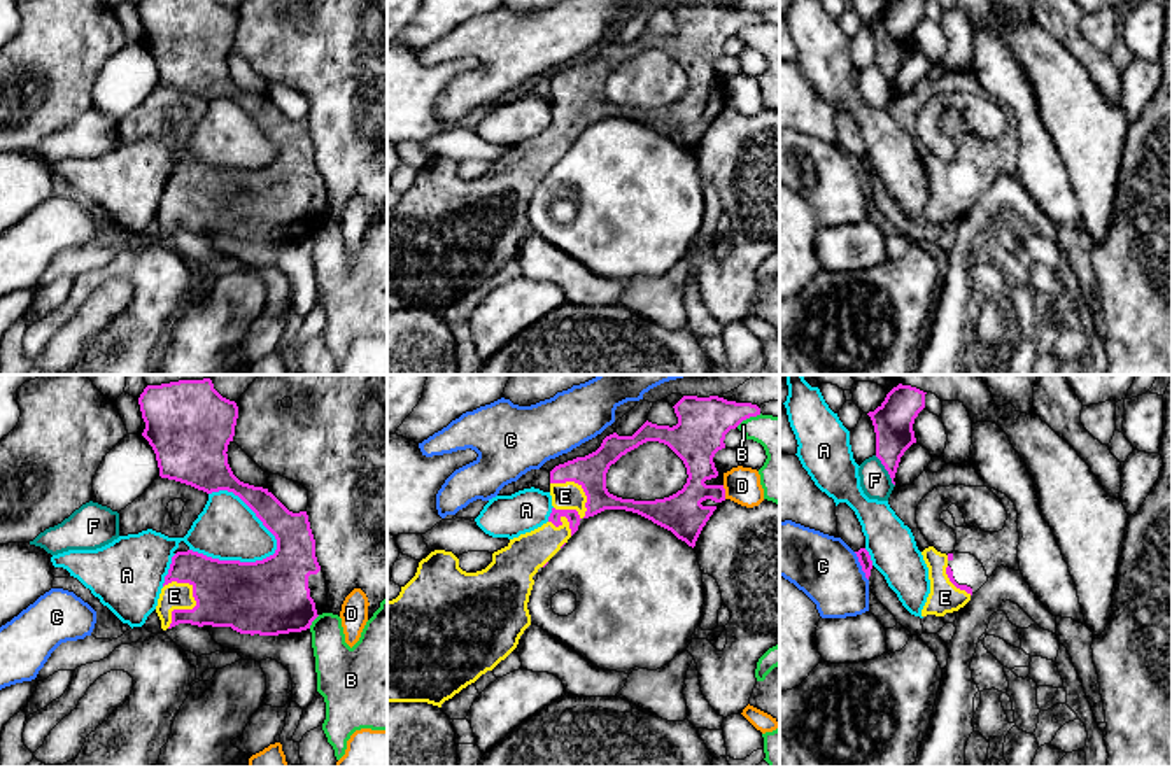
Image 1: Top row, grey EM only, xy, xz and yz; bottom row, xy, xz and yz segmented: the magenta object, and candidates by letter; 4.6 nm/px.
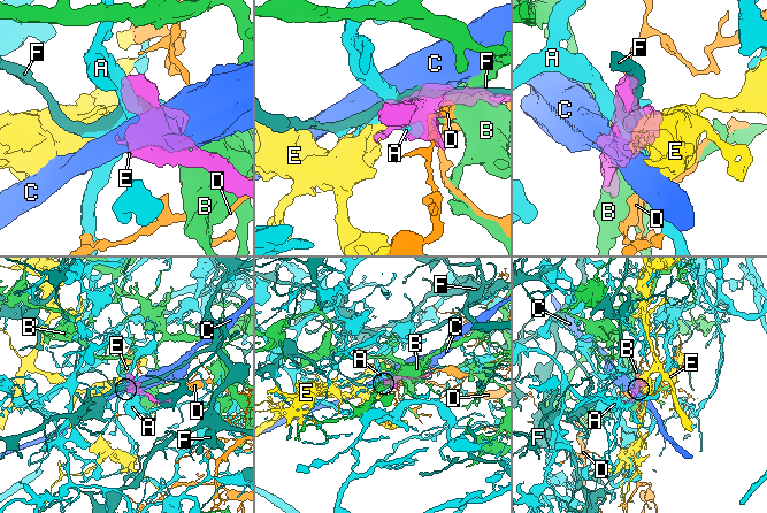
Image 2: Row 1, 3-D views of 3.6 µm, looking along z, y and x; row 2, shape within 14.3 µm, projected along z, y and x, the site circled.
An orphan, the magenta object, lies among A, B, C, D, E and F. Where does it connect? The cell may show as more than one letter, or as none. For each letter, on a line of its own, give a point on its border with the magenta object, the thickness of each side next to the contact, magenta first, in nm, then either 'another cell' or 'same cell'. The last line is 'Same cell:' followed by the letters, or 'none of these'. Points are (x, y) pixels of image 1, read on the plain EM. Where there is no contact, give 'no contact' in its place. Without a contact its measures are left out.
A: contact xy (251, 116); calibres 180 and 280 nm; another cell
B: contact xz (748, 25); calibres 240 and 180 nm; another cell
C: contact yz (861, 172); calibres 60 and 300 nm; another cell
D: contact xz (724, 100); calibres 200 and 160 nm; another cell
E: contact xz (582, 95); calibres 150 and 130 nm; same cell
F: contact yz (887, 77); calibres 180 and 140 nm; another cell
Same cell: E

